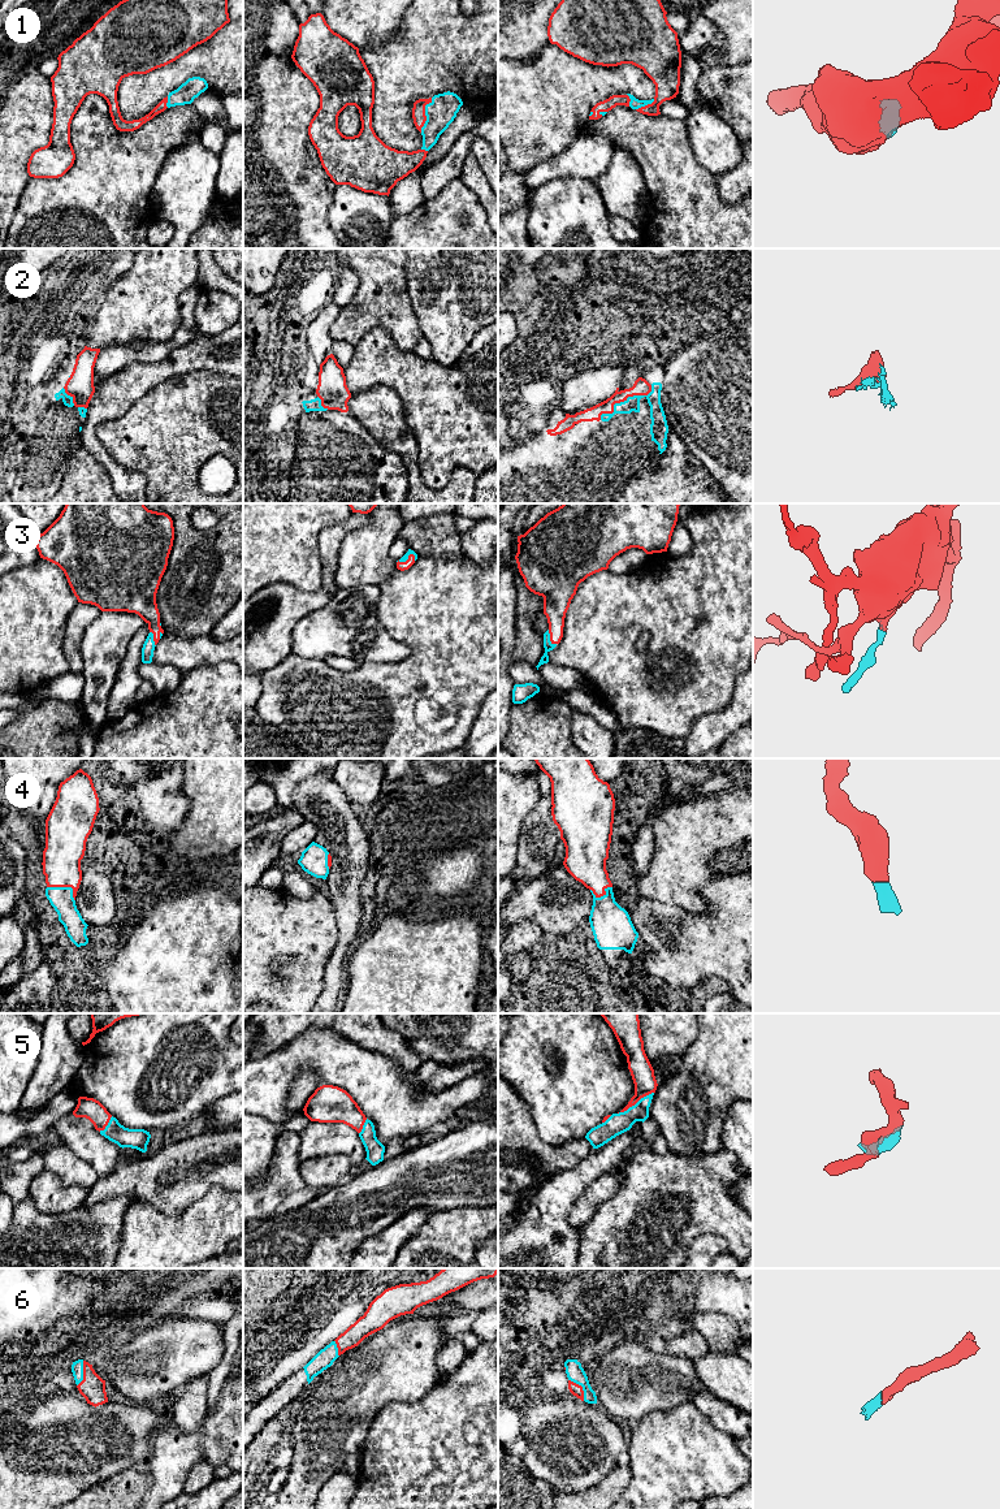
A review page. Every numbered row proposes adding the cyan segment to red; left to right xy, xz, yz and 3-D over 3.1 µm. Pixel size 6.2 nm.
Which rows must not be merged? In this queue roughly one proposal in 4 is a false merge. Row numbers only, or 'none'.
none

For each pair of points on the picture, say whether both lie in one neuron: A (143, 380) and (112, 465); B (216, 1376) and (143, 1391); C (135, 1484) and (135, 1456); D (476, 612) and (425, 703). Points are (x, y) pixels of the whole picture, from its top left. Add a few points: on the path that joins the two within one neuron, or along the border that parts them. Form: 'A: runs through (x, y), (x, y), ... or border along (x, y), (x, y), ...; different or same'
A: runs through (120, 393), (91, 422), (90, 441); same
B: border along (224, 1348), (221, 1361), (206, 1374); different
C: border along (142, 1466), (126, 1468), (107, 1479); different
D: runs through (468, 635), (444, 681); same

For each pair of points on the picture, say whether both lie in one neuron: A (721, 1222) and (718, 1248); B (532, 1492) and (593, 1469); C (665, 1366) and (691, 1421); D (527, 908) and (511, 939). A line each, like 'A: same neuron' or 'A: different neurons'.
A: different neurons
B: different neurons
C: different neurons
D: different neurons

